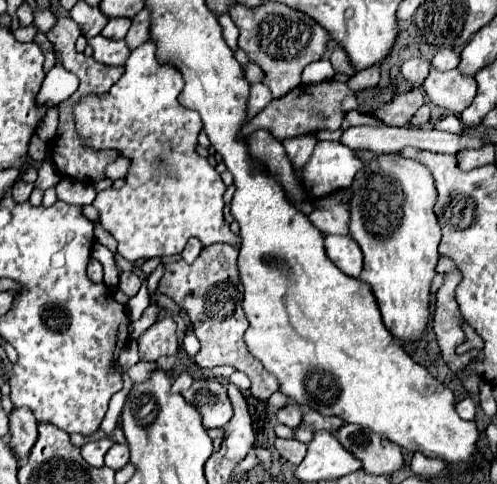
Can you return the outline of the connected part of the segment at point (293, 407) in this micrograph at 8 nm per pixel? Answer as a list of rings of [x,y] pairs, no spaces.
[[[290,403],[288,407],[280,409],[280,411],[278,411],[278,421],[284,423],[284,425],[288,425],[288,427],[292,427],[292,429],[296,429],[296,427],[300,425],[300,421],[302,421],[300,407],[298,407],[296,403]]]

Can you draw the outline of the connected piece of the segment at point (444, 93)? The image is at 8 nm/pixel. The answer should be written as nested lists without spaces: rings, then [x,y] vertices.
[[[430,69],[430,75],[426,77],[422,87],[430,101],[452,113],[462,113],[476,97],[474,77],[464,77],[456,69],[452,71]]]

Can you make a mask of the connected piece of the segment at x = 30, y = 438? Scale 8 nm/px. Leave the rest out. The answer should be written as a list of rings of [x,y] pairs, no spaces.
[[[20,407],[14,409],[14,413],[10,415],[10,433],[12,433],[12,447],[16,451],[16,455],[26,461],[26,457],[30,455],[30,449],[34,447],[34,441],[38,439],[38,423],[34,419],[34,413],[30,413],[30,409]]]

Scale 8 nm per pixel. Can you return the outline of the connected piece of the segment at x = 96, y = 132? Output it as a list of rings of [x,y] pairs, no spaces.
[[[152,39],[134,49],[124,67],[124,75],[110,89],[110,93],[102,97],[84,97],[74,107],[76,131],[80,133],[80,137],[86,137],[94,149],[118,149],[122,157],[132,159],[130,171],[126,175],[126,185],[120,189],[100,191],[92,203],[100,213],[102,227],[118,241],[118,253],[126,261],[176,255],[182,253],[190,237],[198,237],[204,245],[240,245],[240,239],[230,233],[228,223],[222,217],[222,195],[226,191],[226,185],[220,179],[220,173],[208,163],[208,159],[198,157],[194,151],[202,121],[196,111],[190,111],[178,103],[178,95],[184,85],[182,73],[178,73],[174,65],[158,61],[156,45]]]

